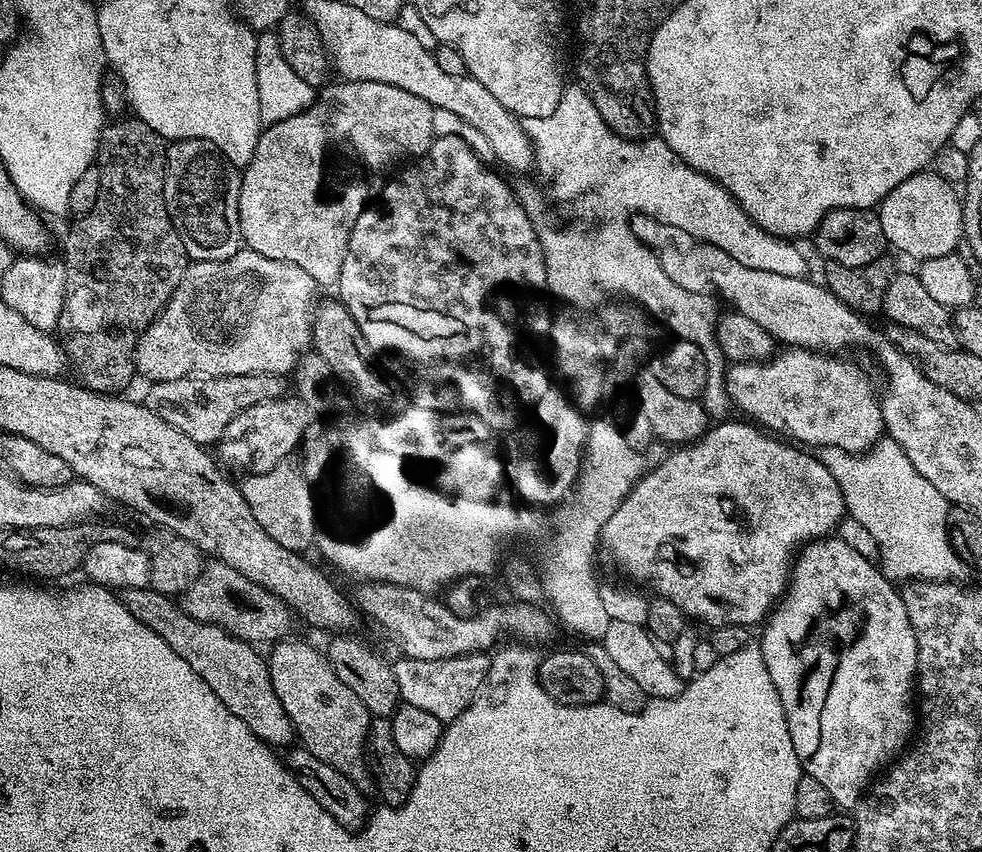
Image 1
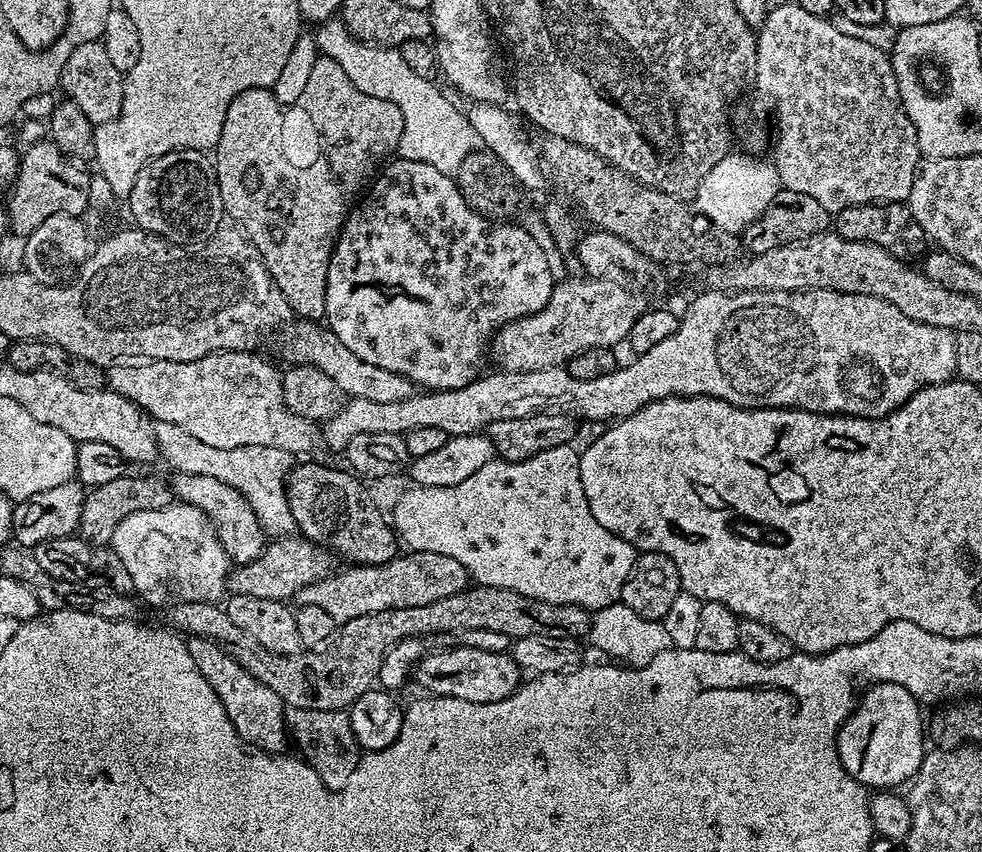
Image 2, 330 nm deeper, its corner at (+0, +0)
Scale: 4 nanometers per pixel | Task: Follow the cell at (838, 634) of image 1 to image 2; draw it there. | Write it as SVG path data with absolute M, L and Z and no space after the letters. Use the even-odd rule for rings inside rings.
M873 684L859 697L854 711L848 715L846 722L840 727L840 733L836 735L836 745L838 746L838 754L840 755L842 766L859 784L863 784L869 790L896 790L901 787L899 784L905 783L904 785L907 785L915 777L926 755L926 747L924 748L924 740L926 744L926 719L924 720L923 714L920 713L920 708L922 709L921 701L916 699L915 694L910 689L903 688L897 684Z

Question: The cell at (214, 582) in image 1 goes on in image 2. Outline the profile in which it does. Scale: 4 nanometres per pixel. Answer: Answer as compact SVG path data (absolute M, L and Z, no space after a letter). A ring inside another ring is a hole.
M413 552L398 554L385 564L361 564L348 566L345 572L323 576L321 580L310 582L310 586L302 586L294 597L297 605L319 606L326 610L330 618L334 618L337 625L342 626L350 618L362 618L362 614L370 614L378 610L402 610L410 606L430 606L430 602L438 602L440 598L450 598L452 594L463 592L469 587L470 573L458 558L450 558L450 554L430 554L429 552Z

